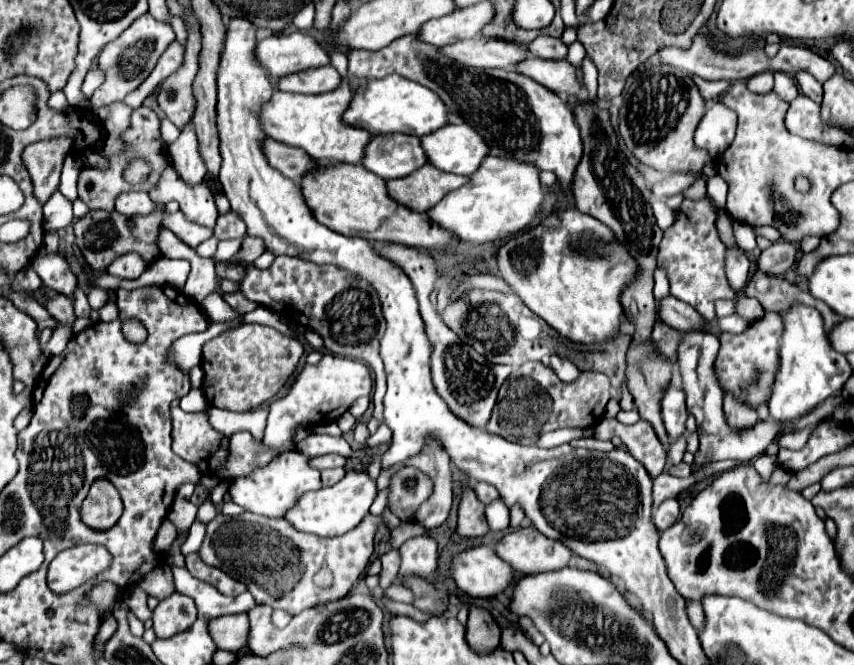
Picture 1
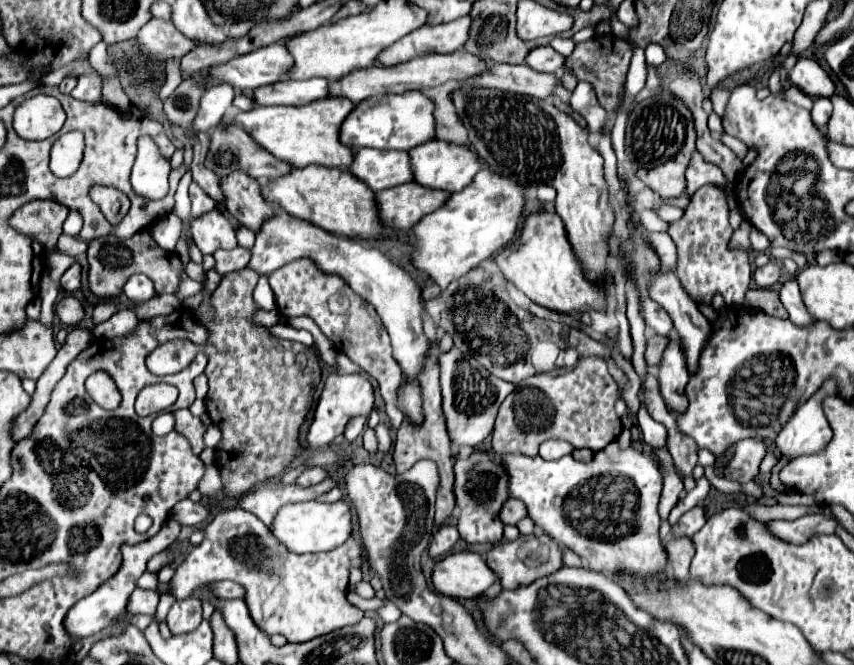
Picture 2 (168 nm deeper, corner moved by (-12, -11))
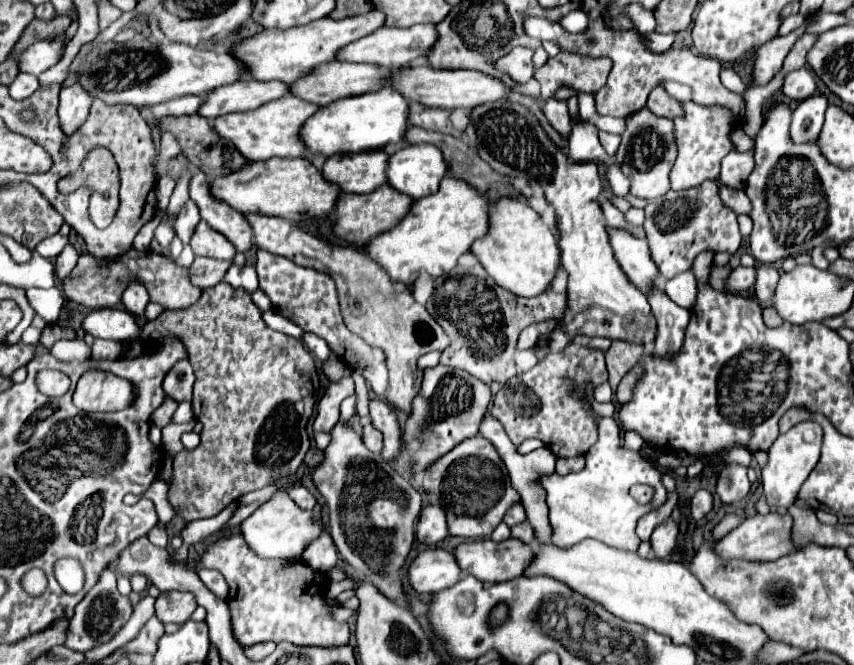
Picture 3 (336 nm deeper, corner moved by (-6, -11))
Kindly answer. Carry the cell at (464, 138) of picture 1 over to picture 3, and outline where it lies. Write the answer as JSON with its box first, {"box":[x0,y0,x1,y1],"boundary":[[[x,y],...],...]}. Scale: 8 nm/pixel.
{"box":[386,145,446,199],"boundary":[[[408,145],[388,159],[386,179],[396,191],[420,199],[438,191],[440,179],[446,175],[446,161],[438,149],[430,145]]]}

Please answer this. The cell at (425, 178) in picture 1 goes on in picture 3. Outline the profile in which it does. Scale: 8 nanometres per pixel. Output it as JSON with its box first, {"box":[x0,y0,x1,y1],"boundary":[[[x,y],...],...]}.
{"box":[332,185,412,245],"boundary":[[[380,185],[376,191],[368,193],[368,195],[346,195],[340,193],[336,207],[334,207],[334,223],[332,223],[332,231],[338,239],[352,243],[352,245],[364,245],[366,241],[370,241],[374,235],[394,227],[394,223],[406,215],[406,211],[410,209],[412,199],[408,195],[398,195],[398,191],[394,191],[390,185]]]}

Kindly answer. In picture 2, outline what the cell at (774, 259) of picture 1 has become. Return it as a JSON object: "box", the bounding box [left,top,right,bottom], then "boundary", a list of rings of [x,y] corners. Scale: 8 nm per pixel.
{"box":[752,261,782,287],"boundary":[[[770,261],[768,265],[758,267],[752,277],[754,277],[754,281],[756,281],[758,287],[772,287],[772,285],[776,285],[776,283],[782,281],[782,267],[780,267],[780,263]]]}

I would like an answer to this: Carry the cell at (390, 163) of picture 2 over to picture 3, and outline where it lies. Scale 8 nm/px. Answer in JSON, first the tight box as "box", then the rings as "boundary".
{"box":[322,151,386,193],"boundary":[[[384,151],[332,155],[326,159],[322,175],[344,193],[370,193],[374,187],[386,183],[386,159]]]}

